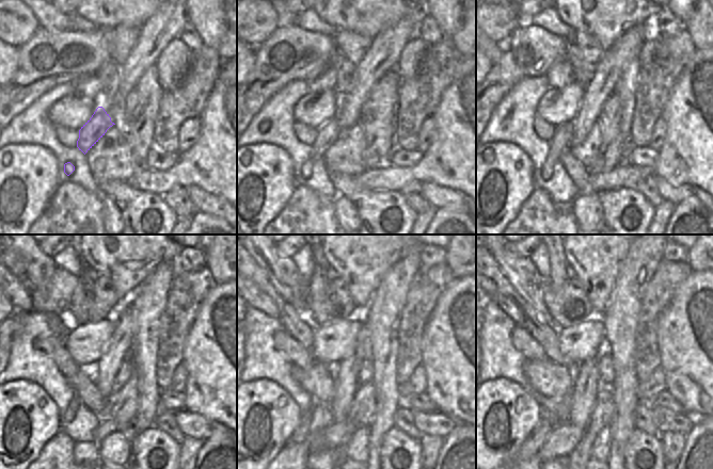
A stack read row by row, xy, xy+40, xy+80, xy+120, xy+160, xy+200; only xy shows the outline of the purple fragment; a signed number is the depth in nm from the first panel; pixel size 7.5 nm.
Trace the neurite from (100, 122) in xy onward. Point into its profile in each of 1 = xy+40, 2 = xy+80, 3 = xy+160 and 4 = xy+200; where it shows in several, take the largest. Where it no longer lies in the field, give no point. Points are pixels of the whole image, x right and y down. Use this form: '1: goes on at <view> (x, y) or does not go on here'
1: goes on at xy+40 (327, 134)
2: goes on at xy+80 (561, 139)
3: goes on at xy+160 (300, 435)
4: goes on at xy+200 (532, 445)

